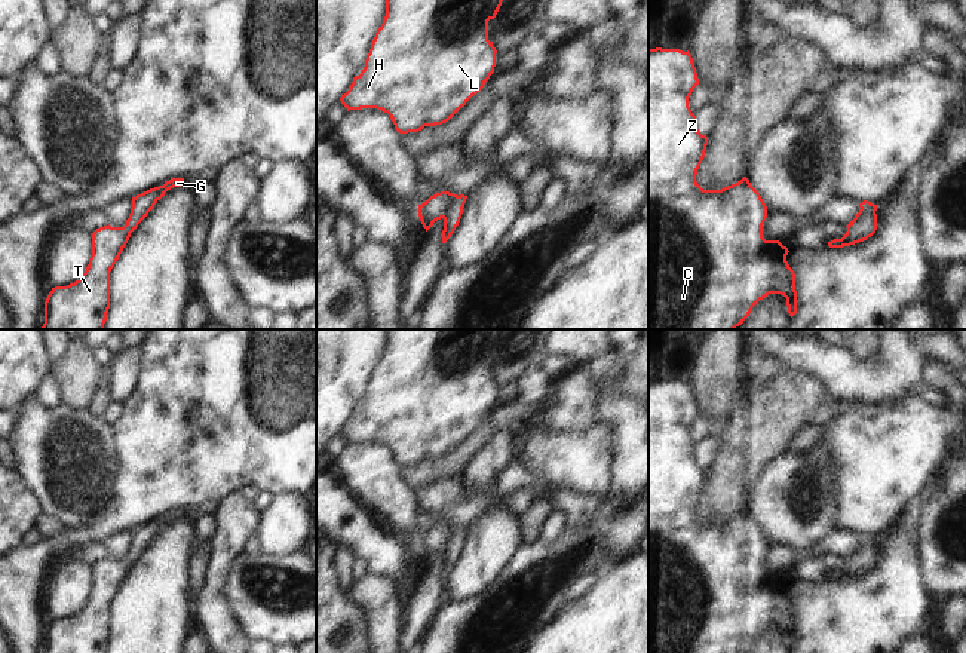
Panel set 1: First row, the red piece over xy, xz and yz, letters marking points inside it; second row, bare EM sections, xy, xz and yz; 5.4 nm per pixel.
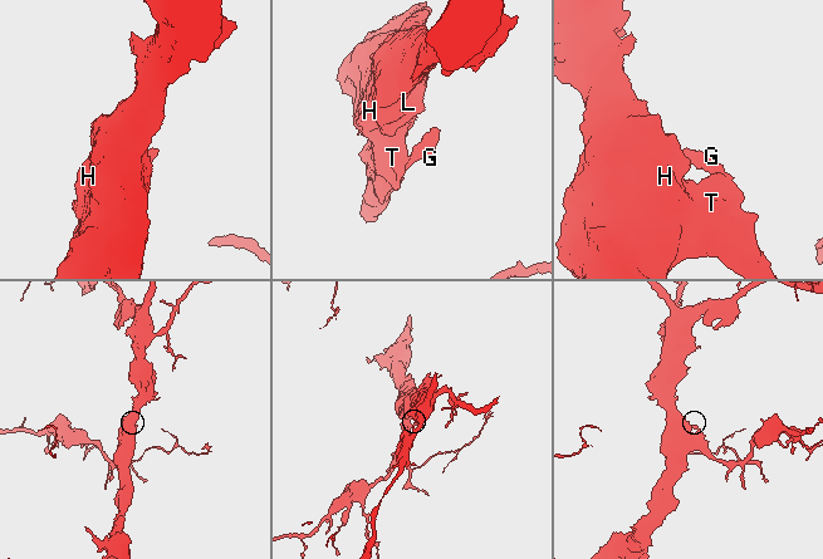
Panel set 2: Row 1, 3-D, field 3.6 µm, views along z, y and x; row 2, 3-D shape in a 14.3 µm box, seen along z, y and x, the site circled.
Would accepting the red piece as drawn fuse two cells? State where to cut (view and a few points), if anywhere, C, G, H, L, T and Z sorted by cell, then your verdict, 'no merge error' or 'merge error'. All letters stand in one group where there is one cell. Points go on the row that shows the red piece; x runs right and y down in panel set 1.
no cut; C G H L T Z; no merge error

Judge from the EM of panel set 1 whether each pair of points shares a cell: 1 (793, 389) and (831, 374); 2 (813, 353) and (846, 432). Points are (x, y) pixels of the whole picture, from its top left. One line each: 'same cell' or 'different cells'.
1: different cells
2: different cells

